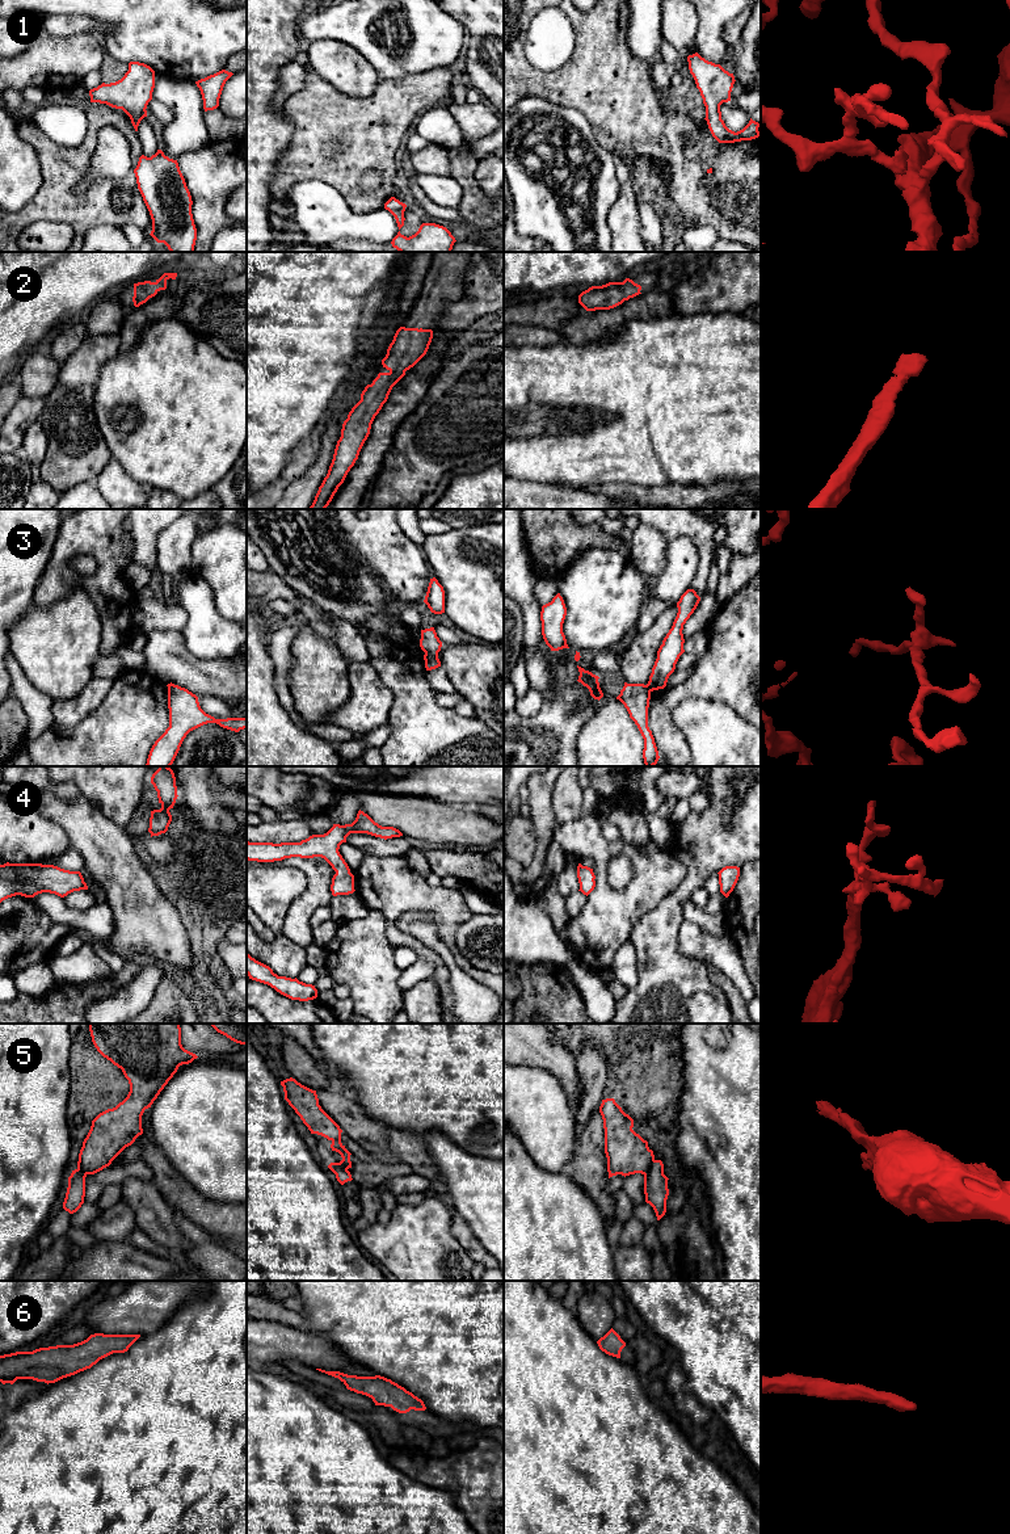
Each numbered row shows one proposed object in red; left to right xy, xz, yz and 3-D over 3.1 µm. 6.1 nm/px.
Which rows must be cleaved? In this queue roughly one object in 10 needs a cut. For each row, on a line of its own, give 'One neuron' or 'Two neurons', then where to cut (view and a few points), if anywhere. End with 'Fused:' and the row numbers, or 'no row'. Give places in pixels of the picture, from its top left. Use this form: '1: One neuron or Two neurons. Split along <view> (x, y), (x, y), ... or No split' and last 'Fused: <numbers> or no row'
1: One neuron. No split
2: One neuron. No split
3: Two neurons. Split along xz (425, 651), (437, 658)
4: One neuron. No split
5: Two neurons. Split along yz (655, 1160), (644, 1175)
6: One neuron. No split
Fused: 3, 5

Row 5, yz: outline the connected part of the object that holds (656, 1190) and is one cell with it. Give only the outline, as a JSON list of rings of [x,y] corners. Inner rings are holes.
[[[655,1160],[651,1169],[644,1174],[645,1202],[653,1207],[657,1220],[666,1213],[666,1199],[669,1195],[668,1180],[664,1174],[661,1160]]]

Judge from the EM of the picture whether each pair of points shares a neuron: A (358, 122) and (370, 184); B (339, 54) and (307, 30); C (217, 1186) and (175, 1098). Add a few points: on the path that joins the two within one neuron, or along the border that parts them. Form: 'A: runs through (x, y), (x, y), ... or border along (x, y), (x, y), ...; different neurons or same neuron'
A: border along (378, 169), (381, 184), (371, 190), (363, 192); different neurons
B: border along (306, 43), (314, 40), (340, 40), (350, 46); different neurons
C: runs through (217, 1164), (217, 1140), (197, 1121); same neuron

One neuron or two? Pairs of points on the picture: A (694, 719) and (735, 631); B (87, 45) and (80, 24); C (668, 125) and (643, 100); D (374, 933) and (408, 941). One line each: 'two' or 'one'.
A: two
B: two
C: one
D: two

